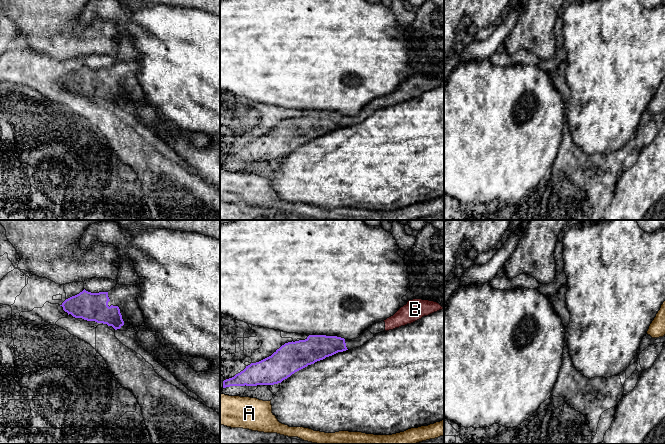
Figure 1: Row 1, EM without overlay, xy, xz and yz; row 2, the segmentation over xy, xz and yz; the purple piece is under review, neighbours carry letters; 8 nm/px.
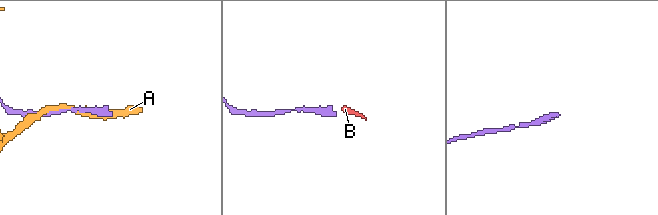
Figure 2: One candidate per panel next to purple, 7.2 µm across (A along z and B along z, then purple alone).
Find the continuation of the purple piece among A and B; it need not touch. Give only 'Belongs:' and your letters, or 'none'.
Belongs: B

